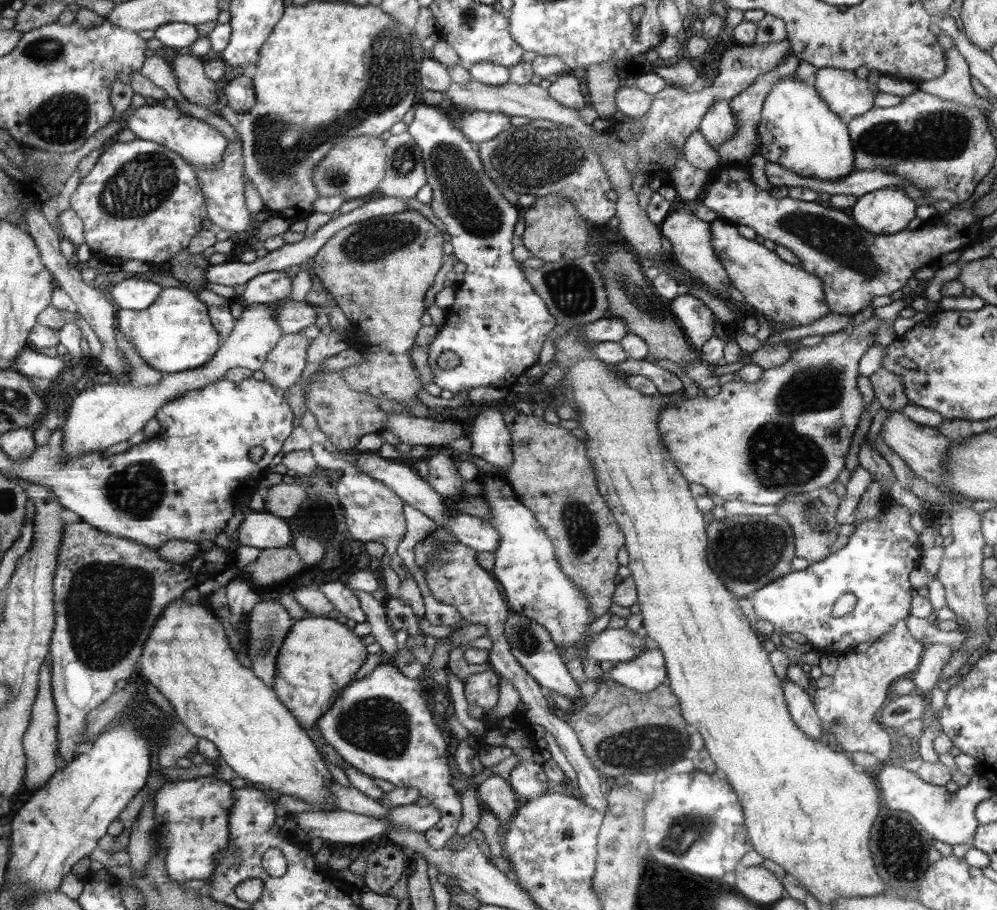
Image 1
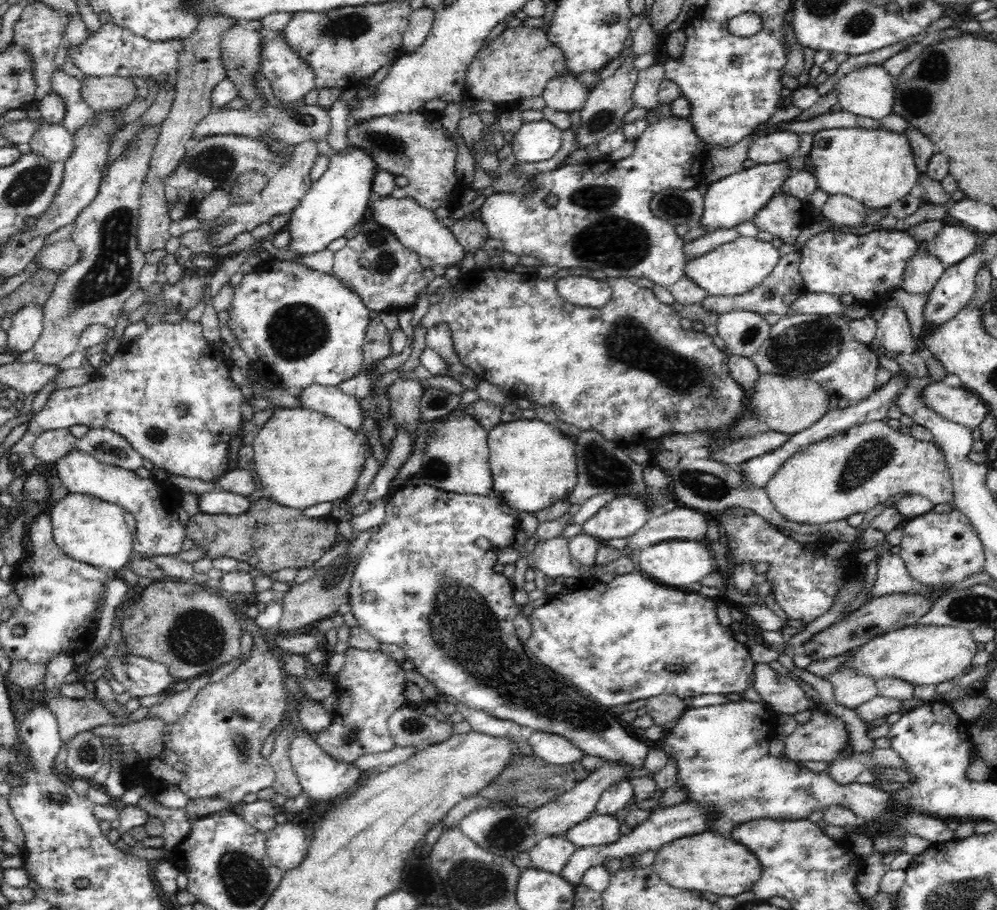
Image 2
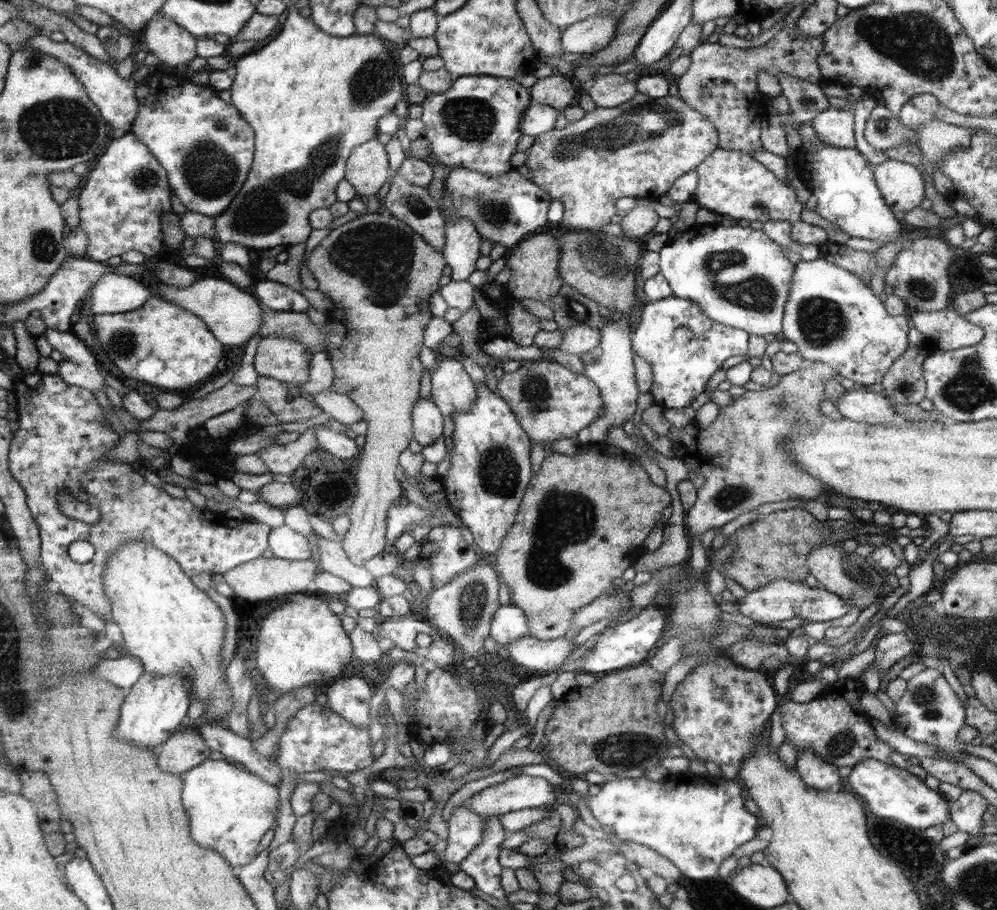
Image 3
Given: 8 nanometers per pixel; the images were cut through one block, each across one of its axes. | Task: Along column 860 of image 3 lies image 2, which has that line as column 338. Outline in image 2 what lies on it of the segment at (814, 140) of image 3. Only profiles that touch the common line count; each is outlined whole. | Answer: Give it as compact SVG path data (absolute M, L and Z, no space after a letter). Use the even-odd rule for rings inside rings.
M351 145L344 154L333 154L322 176L314 181L308 192L301 198L298 206L291 212L290 220L285 229L290 233L289 248L296 255L314 254L328 248L330 242L342 238L348 229L367 219L368 200L372 196L372 177L375 170L380 169L372 153L368 149Z

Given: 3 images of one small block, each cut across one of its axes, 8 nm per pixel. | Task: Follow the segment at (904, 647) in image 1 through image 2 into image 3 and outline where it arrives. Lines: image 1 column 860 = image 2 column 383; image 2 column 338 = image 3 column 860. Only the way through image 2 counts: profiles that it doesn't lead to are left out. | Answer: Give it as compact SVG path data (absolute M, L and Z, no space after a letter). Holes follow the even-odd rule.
M863 672L857 677L837 679L824 689L814 700L807 703L784 702L779 708L786 740L796 748L797 754L806 749L816 751L824 760L836 766L853 766L862 759L874 758L884 764L892 764L924 778L927 775L920 764L912 765L908 756L896 752L889 744L876 738L872 732L871 716L864 712L860 704L861 693L865 690Z

